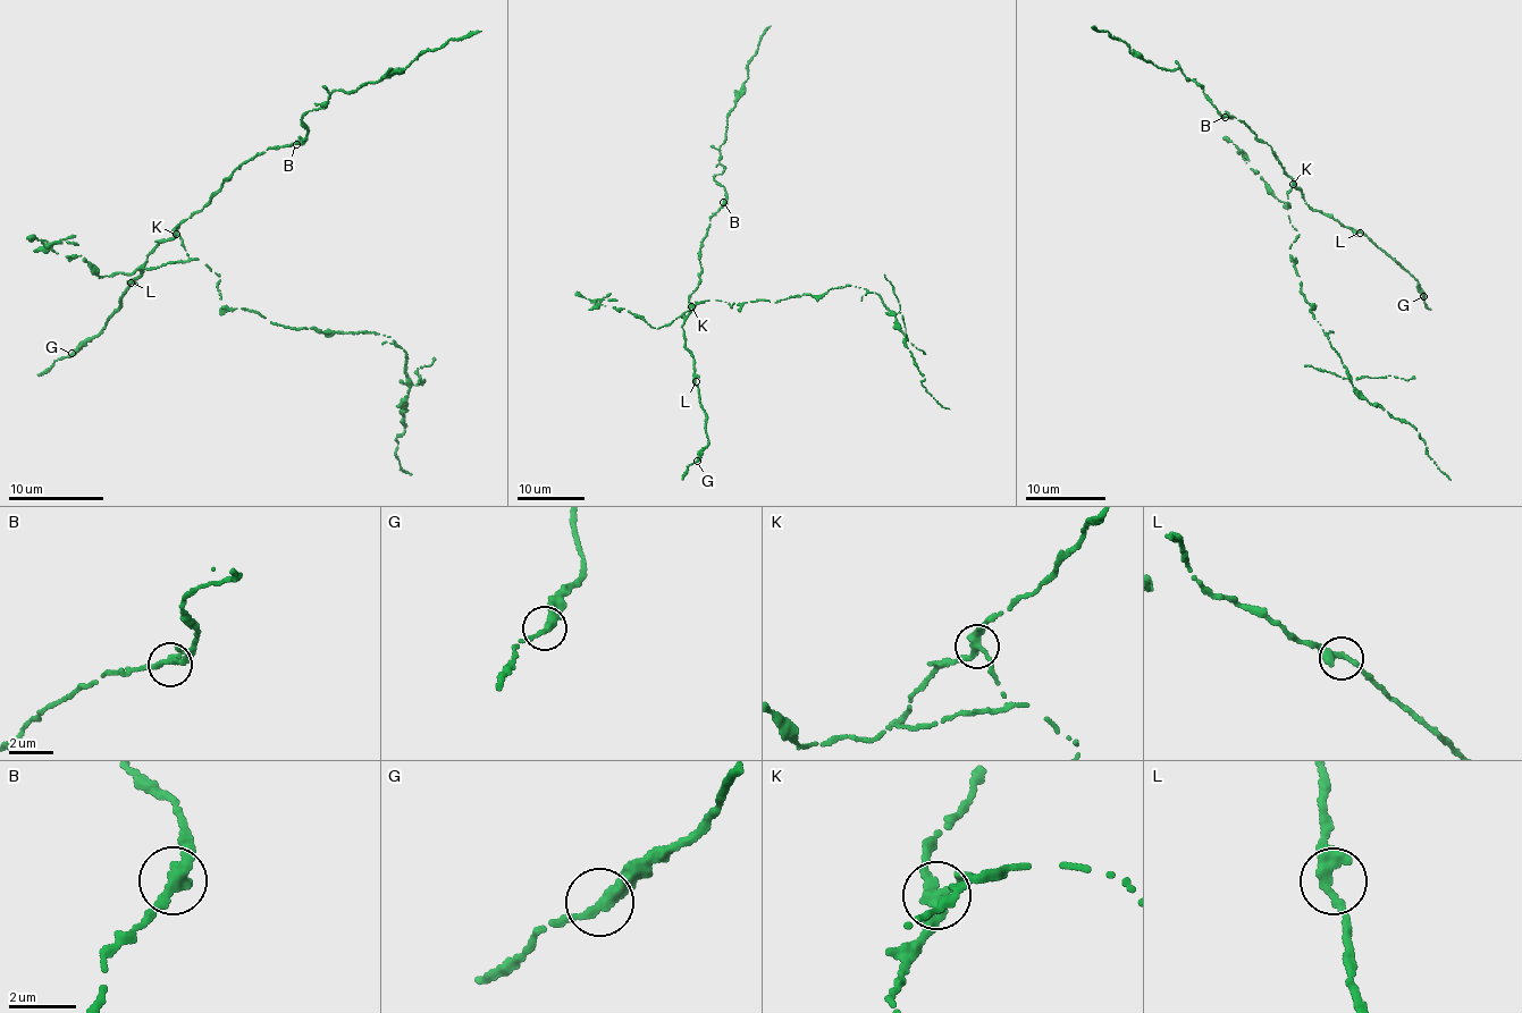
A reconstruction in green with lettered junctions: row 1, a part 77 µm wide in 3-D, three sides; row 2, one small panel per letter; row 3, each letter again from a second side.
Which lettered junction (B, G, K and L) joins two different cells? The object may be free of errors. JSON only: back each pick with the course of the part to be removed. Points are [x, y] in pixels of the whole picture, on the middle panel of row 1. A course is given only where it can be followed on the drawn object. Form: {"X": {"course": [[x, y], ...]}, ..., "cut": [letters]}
{"K": {"course": [[690, 305], [722, 301], [731, 307], [850, 285], [873, 292], [896, 319], [921, 382], [949, 408]]}, "cut": ["K"]}

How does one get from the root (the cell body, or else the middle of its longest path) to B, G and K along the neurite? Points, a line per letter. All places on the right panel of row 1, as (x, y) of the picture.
B: (1287, 209), (1287, 192), (1293, 180), (1283, 171), (1276, 152), (1243, 123), (1225, 117)
G: (1287, 209), (1287, 193), (1295, 186), (1314, 210), (1356, 229), (1384, 250), (1418, 281), (1423, 296)
K: (1287, 209), (1292, 184)

